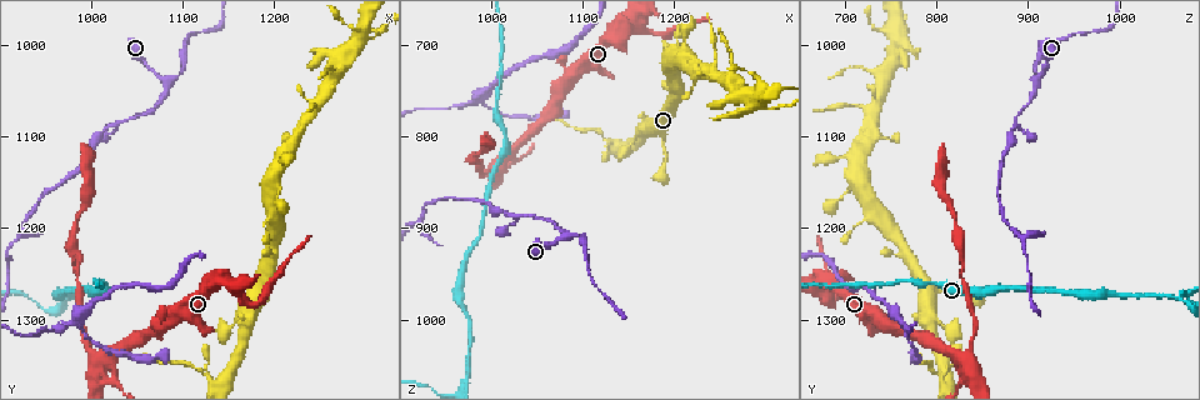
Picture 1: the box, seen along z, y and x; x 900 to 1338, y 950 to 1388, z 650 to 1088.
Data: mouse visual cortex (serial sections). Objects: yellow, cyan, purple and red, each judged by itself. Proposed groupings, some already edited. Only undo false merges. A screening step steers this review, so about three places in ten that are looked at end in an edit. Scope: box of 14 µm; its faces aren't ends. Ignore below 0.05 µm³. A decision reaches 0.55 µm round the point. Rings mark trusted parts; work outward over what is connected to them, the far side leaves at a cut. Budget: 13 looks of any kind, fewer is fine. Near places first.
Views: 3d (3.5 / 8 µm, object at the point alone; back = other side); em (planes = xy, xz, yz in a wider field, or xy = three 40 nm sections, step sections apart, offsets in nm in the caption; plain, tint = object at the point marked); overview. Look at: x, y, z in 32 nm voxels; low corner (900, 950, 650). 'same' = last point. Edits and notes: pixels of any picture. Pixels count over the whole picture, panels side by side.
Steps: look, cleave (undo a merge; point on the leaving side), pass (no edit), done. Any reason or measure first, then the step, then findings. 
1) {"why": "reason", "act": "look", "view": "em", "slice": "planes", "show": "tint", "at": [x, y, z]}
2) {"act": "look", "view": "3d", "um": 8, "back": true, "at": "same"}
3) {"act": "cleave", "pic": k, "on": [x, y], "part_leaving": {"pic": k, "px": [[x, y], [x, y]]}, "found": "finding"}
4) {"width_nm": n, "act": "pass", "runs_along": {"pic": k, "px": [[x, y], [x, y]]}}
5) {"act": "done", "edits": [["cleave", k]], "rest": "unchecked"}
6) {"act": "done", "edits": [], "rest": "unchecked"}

{"why": "three arms meet", "act": "look", "view": "3d", "um": 3.5, "at": [1085, 1040, 910]}

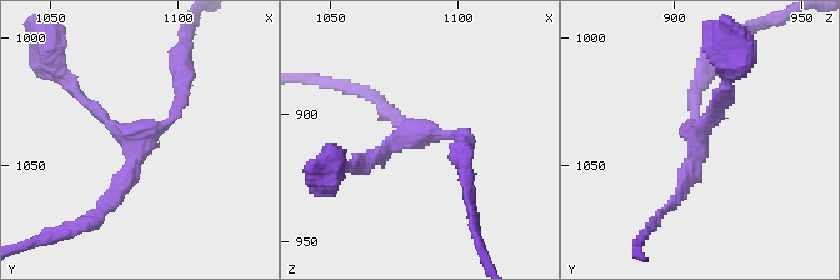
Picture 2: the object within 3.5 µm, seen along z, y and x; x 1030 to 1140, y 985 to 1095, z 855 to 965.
{"arms": 3, "arm_widths_nm": [150, 150, 200], "why": "shape alone is not enough", "act": "look", "view": "em", "slice": "xy", "step": 3, "show": "tint", "at": [1083, 1040, 910]}

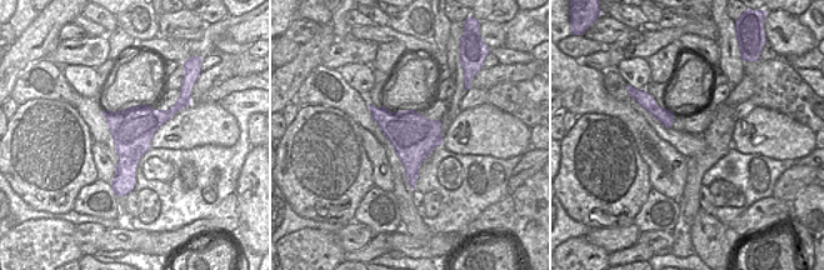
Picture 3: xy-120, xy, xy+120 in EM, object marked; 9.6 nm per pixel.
{"act": "pass", "runs_along": {"pic": 2, "px": [[726, 84], [666, 210]]}, "found": "one cell here"}

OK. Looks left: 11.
{"why": "arms part here", "act": "look", "view": "3d", "um": 3.5, "at": [1030, 1085, 885]}

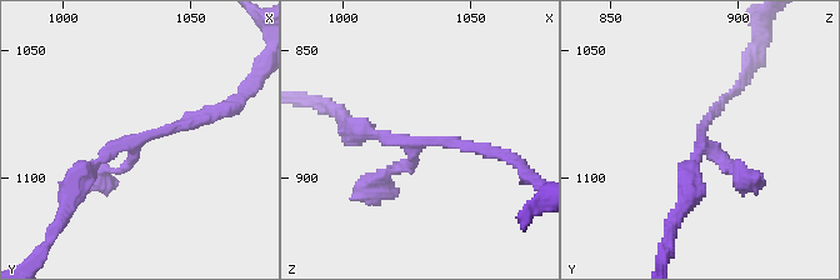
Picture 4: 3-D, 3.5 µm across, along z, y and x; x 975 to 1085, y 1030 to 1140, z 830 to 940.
{"act": "pass", "runs_along": {"pic": 4, "px": [[211, 115], [116, 145], [74, 191]]}, "found": "all the same cell"}

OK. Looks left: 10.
{"why": "three arms meet", "act": "look", "view": "3d", "um": 3.5, "at": [1205, 1155, 710]}

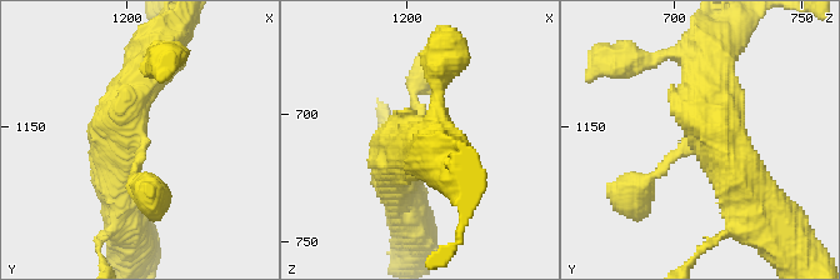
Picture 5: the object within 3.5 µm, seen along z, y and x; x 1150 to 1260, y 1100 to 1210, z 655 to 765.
{"why": "shape alone is not enough", "act": "look", "view": "em", "slice": "xy", "step": 3, "show": "plain", "at": [1203, 1154, 709]}

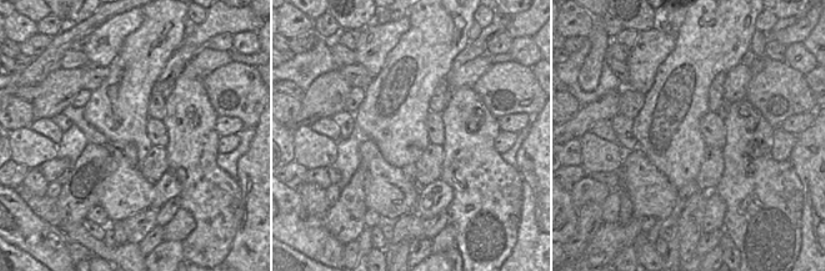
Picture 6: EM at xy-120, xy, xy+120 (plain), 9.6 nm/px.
{"why": "with the object marked", "act": "look", "view": "em", "slice": "xy", "step": 3, "show": "tint", "at": "same"}

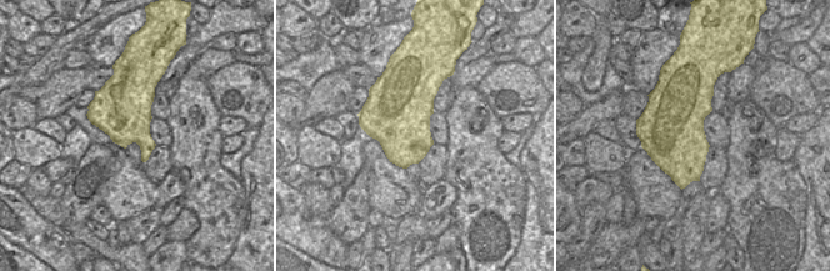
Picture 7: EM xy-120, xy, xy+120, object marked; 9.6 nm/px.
{"arm_widths_nm": [150, 500, 500], "act": "pass", "runs_along": {"pic": 5, "px": [[753, 200], [704, 116], [704, 58]]}, "found": "one cell here"}

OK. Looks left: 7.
{"why": "abrupt turn", "act": "look", "view": "3d", "um": 8, "at": [1180, 1280, 690]}

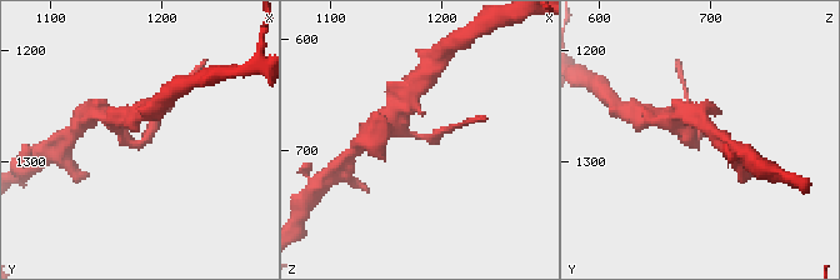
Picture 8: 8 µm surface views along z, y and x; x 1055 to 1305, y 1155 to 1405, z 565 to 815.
{"arm_widths_nm": [250, 300], "act": "look", "view": "em", "slice": "xy", "step": 1, "show": "tint", "at": [1180, 1286, 686]}

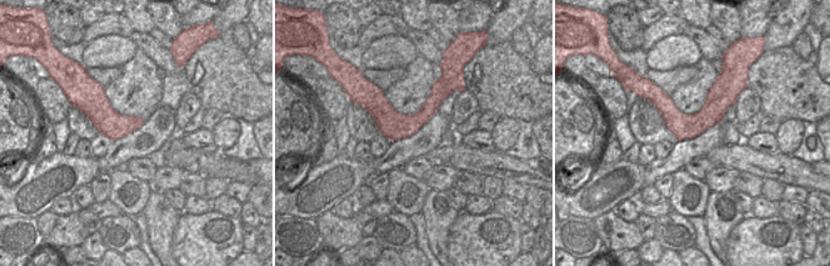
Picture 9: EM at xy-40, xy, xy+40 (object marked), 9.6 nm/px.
{"act": "pass", "runs_along": {"pic": 9, "px": [[441, 86], [416, 120], [368, 106]]}, "found": "one cell here"}

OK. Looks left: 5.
{"why": "arms part here", "act": "look", "view": "em", "slice": "xy", "step": 3, "show": "tint", "at": [970, 1275, 1065]}

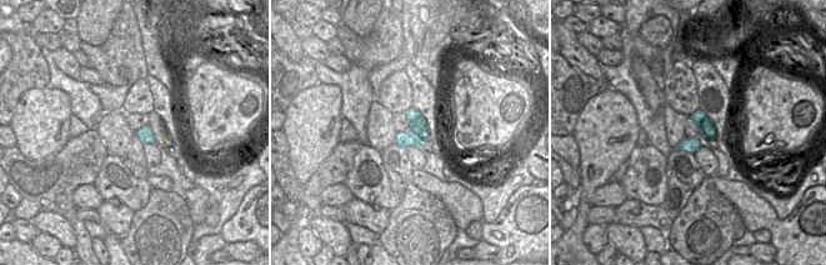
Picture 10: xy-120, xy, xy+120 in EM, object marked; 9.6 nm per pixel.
{"act": "look", "view": "3d", "um": 3.5, "back": true, "at": "same"}

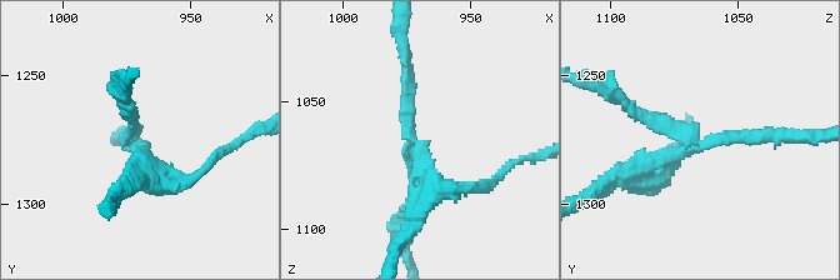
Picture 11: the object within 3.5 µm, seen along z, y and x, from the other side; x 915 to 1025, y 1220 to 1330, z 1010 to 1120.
{"act": "cleave", "pic": 11, "on": [653, 120], "border": {"pic": 10, "px": [[409, 123], [412, 131], [422, 139]]}, "found": "a second cell is stuck on"}

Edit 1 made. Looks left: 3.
{"act": "done", "edits": [["cleave", 11]], "rest": "unchecked"}

